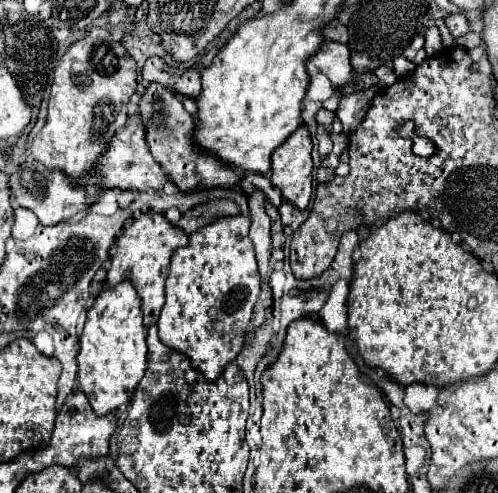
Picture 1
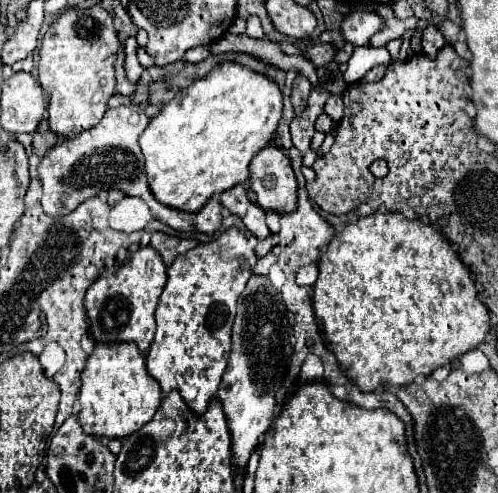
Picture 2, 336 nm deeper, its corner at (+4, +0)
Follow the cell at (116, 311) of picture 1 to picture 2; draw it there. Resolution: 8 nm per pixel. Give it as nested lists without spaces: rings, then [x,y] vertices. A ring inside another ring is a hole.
[[[98,342],[82,372],[82,386],[78,394],[80,424],[84,432],[98,438],[126,438],[154,416],[160,406],[160,398],[162,390],[148,374],[144,356],[134,342]]]

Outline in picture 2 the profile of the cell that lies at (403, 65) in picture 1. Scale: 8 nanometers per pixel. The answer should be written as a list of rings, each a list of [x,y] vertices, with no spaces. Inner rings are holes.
[[[370,46],[356,48],[343,77],[348,84],[356,83],[358,78],[364,76],[370,68],[374,68],[374,66],[386,66],[388,68],[390,64],[392,64],[392,56],[388,54],[386,48],[370,48]]]

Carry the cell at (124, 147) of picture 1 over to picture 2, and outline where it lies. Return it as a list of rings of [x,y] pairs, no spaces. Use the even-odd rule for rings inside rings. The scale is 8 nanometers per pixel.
[[[130,102],[118,108],[108,108],[104,118],[94,128],[52,146],[38,166],[38,178],[42,182],[42,210],[48,216],[66,216],[88,198],[98,196],[102,190],[122,190],[126,196],[142,198],[148,204],[152,216],[174,230],[200,230],[206,234],[218,230],[222,222],[222,204],[218,198],[210,198],[196,214],[174,210],[156,202],[146,182],[144,156],[138,146],[138,138],[148,122],[150,116],[146,114],[146,106],[142,102]]]

